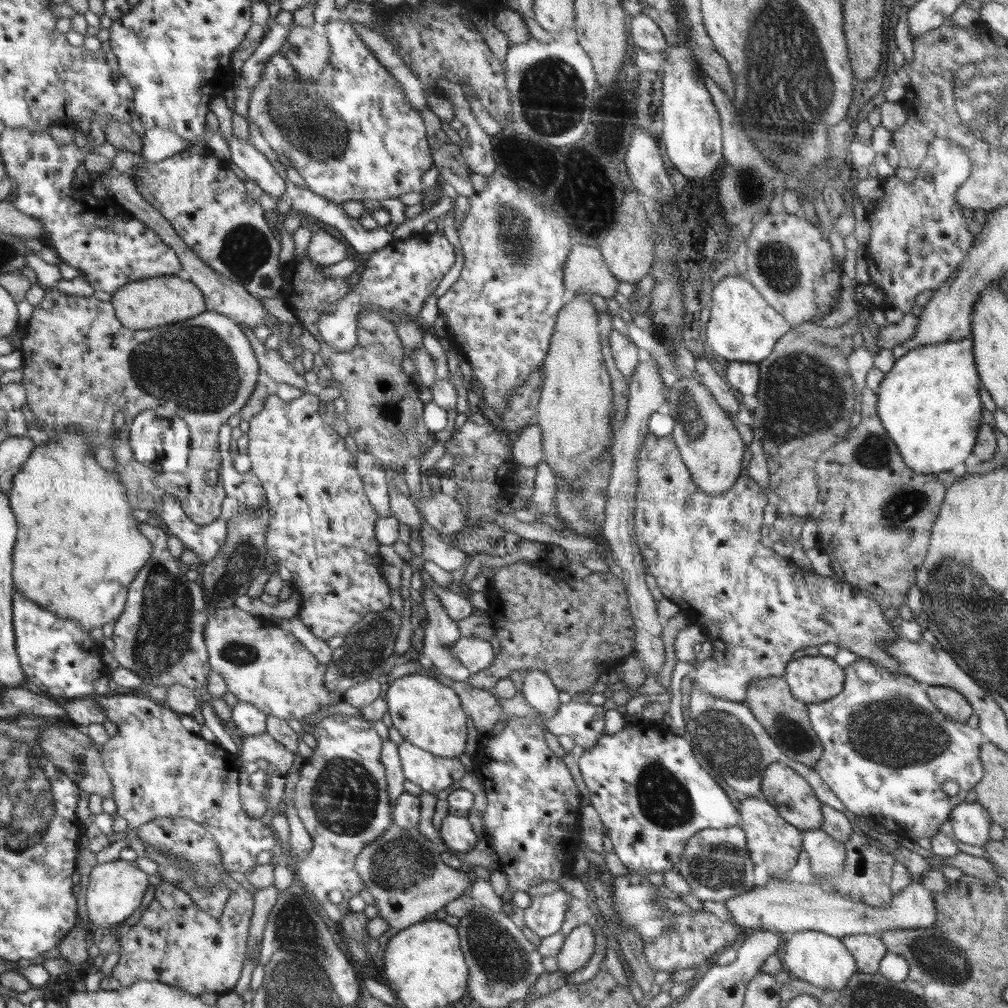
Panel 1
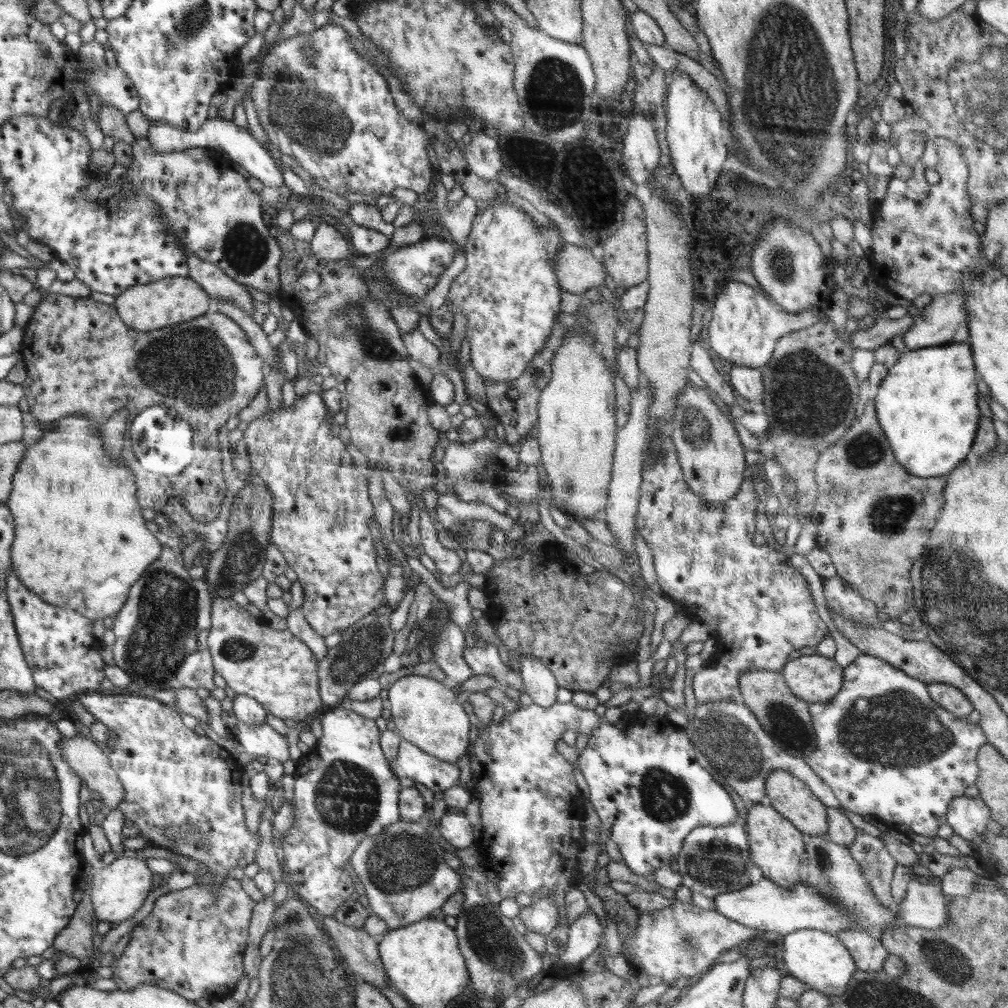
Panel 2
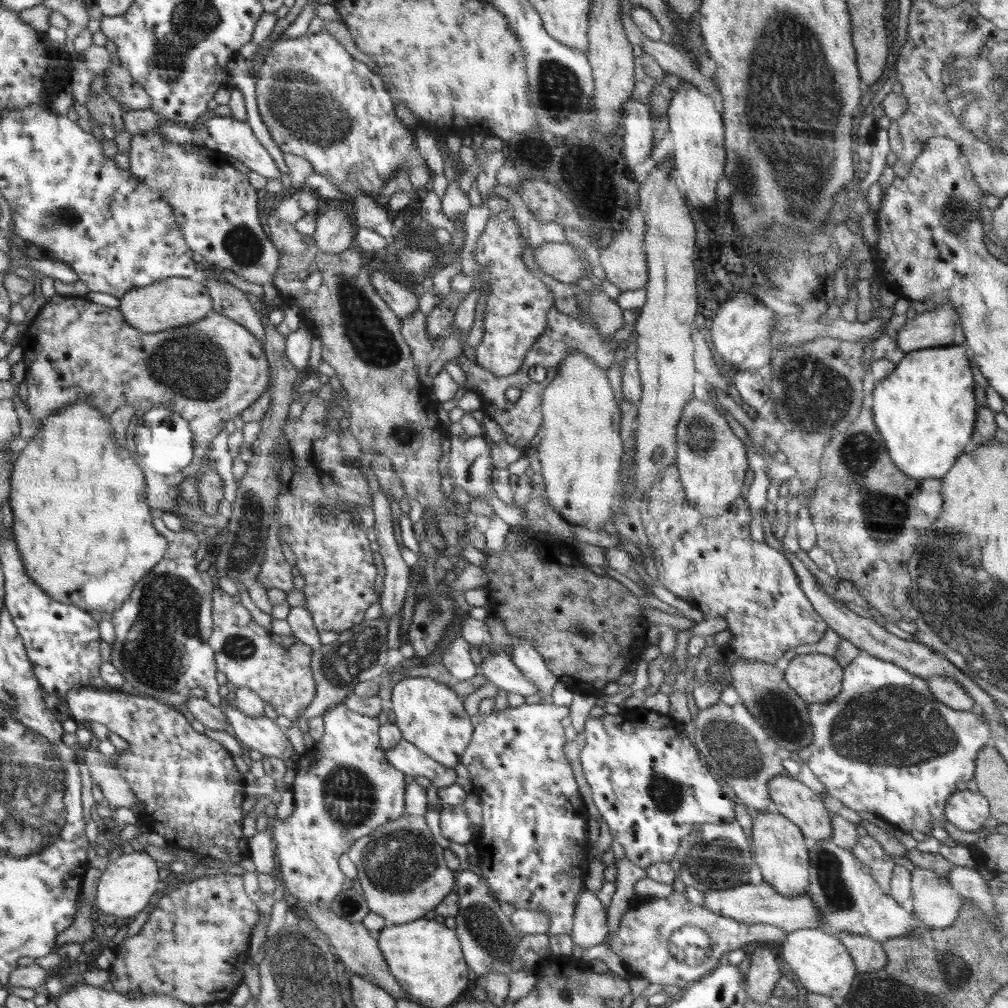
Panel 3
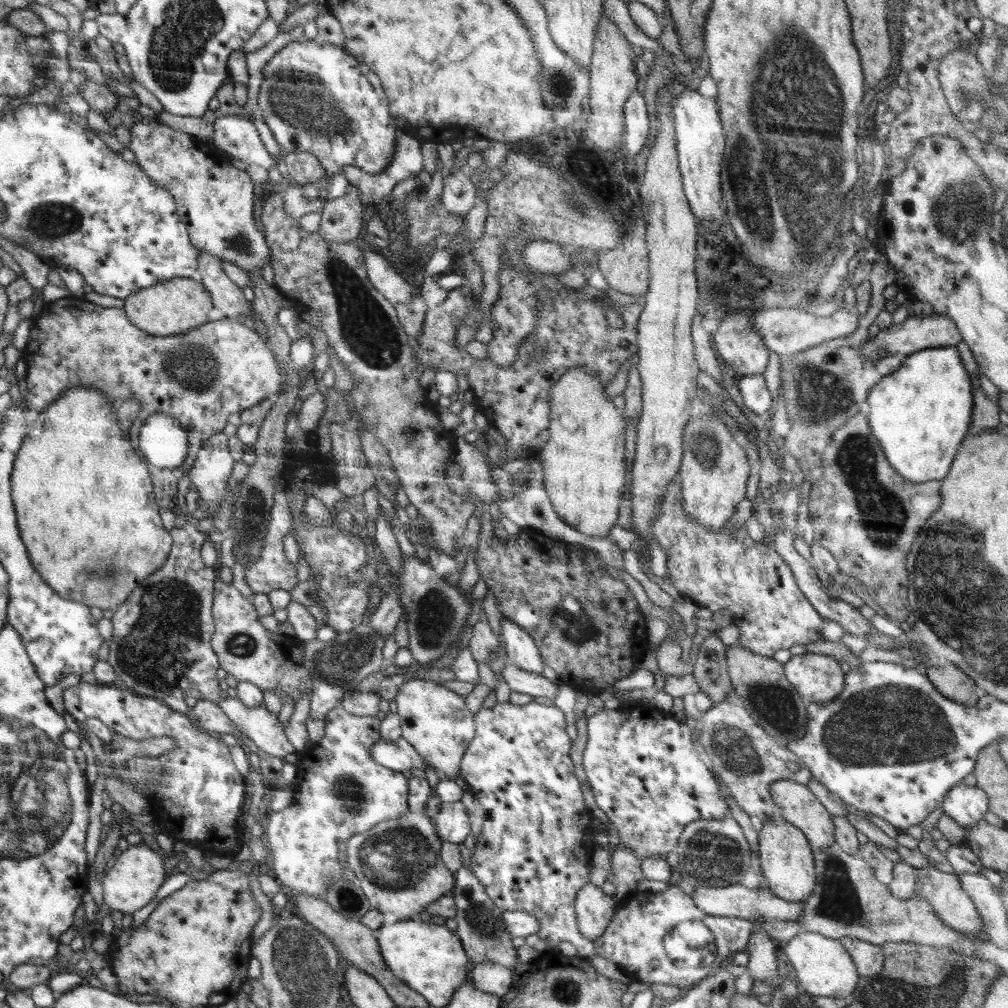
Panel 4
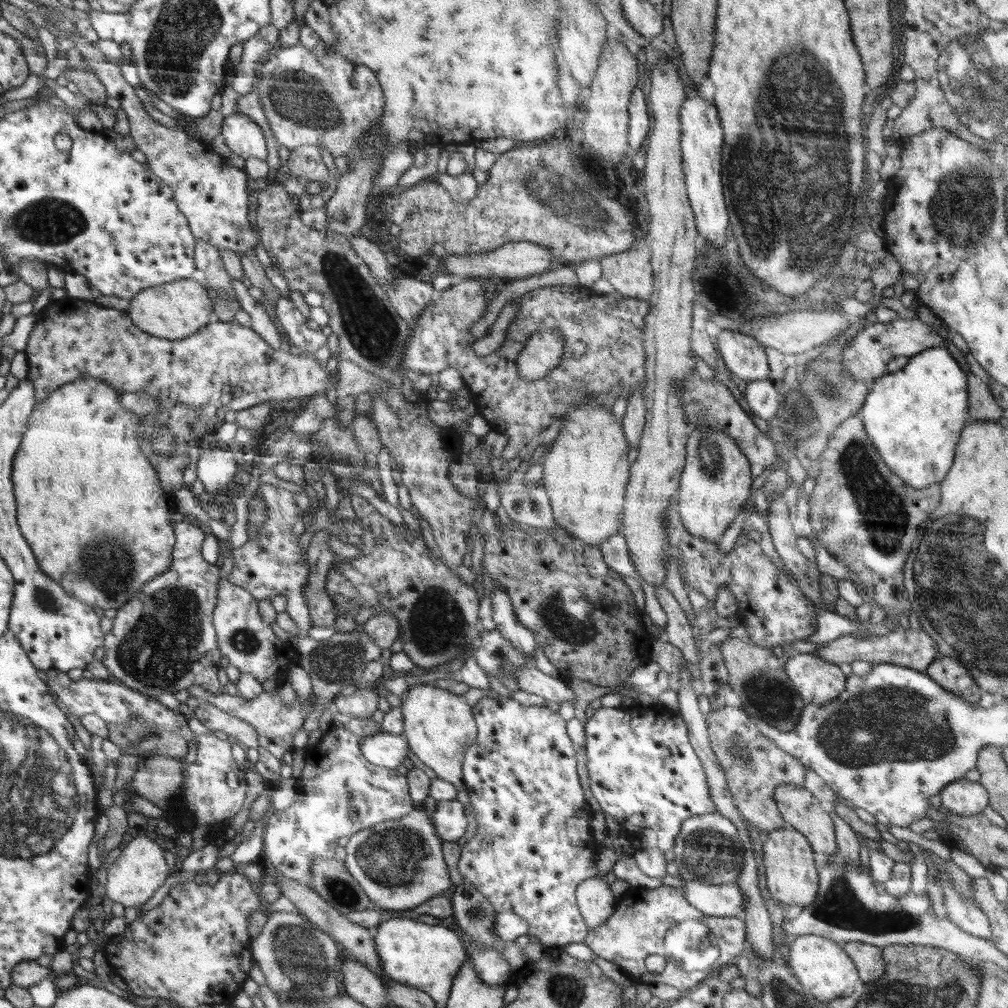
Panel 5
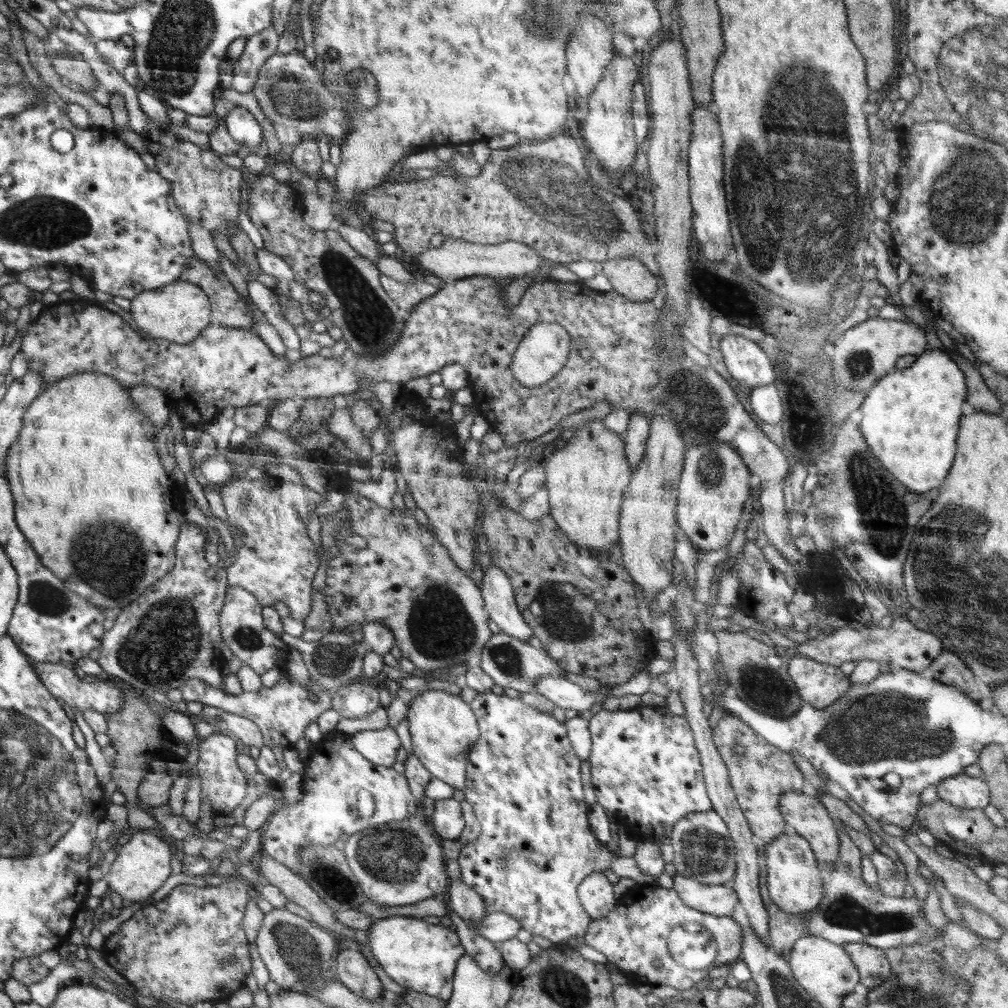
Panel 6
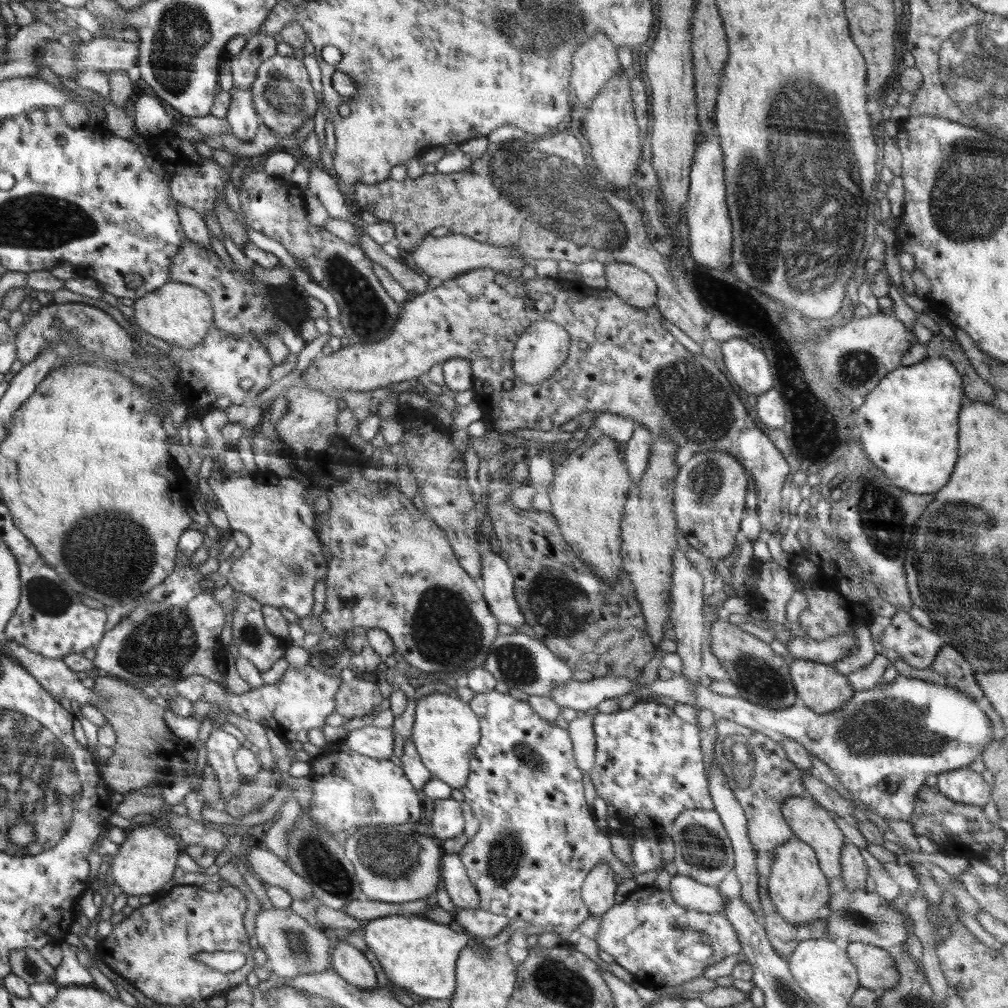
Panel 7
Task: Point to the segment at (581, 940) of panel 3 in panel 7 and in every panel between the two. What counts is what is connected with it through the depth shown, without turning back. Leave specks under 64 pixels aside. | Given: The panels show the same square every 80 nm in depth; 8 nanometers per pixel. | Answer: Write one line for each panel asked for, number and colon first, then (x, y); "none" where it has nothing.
4: (594, 909)
5: (595, 901)
6: (595, 894)
7: (598, 889)

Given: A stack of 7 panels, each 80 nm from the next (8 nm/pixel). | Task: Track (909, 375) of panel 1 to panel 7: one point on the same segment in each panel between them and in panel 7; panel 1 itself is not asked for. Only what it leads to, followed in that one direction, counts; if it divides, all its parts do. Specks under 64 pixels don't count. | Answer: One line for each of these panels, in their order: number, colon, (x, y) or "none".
2: (927, 405)
3: (925, 411)
4: (920, 414)
5: (914, 416)
6: (910, 422)
7: (908, 425)

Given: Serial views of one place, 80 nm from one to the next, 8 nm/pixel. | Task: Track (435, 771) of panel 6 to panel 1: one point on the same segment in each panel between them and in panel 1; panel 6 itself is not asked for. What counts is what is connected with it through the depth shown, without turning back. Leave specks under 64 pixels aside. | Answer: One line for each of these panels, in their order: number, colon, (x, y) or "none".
1: (426, 712)
2: (427, 714)
3: (430, 715)
4: (435, 721)
5: (439, 726)

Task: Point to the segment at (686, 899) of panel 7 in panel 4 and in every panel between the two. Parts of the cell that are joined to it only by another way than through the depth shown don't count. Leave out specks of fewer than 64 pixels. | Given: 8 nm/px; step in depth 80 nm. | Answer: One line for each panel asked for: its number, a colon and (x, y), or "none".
4: (739, 901)
5: (716, 900)
6: (711, 899)

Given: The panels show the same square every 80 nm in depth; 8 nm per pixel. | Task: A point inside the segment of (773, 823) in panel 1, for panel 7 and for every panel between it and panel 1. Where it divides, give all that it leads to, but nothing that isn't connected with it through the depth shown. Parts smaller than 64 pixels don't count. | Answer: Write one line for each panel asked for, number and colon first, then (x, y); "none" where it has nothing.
2: (776, 845)
3: (779, 848)
4: (785, 856)
5: (792, 878)
6: (795, 884)
7: (797, 887)

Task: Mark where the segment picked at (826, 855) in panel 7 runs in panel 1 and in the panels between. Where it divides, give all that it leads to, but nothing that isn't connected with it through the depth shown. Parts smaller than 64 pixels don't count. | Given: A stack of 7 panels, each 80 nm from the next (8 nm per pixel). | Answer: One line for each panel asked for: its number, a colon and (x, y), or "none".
1: (787, 791)
2: (789, 796)
3: (800, 805)
4: (797, 804)
5: (800, 809)
6: (805, 815)

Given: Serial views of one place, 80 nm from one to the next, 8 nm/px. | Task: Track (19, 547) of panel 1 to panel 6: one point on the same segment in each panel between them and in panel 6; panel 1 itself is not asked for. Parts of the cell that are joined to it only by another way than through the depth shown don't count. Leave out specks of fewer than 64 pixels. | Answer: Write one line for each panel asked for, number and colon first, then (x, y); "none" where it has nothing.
2: (81, 542)
3: (80, 511)
4: (83, 496)
5: (87, 496)
6: (90, 489)

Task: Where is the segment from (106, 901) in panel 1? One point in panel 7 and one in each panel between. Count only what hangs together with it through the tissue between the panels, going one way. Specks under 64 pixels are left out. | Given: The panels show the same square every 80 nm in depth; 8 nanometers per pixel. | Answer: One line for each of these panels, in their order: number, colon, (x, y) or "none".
2: (118, 890)
3: (126, 886)
4: (138, 872)
5: (140, 870)
6: (143, 864)
7: (145, 861)

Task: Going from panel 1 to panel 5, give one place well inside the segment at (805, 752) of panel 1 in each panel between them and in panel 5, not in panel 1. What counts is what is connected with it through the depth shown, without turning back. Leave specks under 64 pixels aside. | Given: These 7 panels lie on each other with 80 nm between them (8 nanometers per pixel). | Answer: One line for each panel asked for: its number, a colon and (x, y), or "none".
2: (785, 718)
3: (784, 716)
4: (776, 706)
5: (766, 692)

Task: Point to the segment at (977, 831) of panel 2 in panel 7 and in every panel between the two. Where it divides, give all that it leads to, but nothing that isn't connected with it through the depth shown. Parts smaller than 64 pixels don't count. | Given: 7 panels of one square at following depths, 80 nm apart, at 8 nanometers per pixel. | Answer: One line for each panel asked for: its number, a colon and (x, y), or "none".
3: (968, 811)
4: (967, 805)
5: (963, 798)
6: (962, 791)
7: (964, 786)

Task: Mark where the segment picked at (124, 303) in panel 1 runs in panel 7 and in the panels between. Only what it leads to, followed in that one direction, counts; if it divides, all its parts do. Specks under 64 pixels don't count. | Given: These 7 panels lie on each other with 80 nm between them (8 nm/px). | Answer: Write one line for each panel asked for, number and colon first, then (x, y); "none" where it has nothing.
2: (172, 300)
3: (177, 301)
4: (174, 307)
5: (176, 310)
6: (179, 312)
7: (180, 314)

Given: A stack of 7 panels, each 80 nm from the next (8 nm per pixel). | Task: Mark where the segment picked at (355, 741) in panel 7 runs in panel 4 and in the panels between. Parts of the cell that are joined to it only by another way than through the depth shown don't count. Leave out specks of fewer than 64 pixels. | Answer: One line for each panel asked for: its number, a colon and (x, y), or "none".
4: (400, 756)
5: (387, 750)
6: (379, 746)

